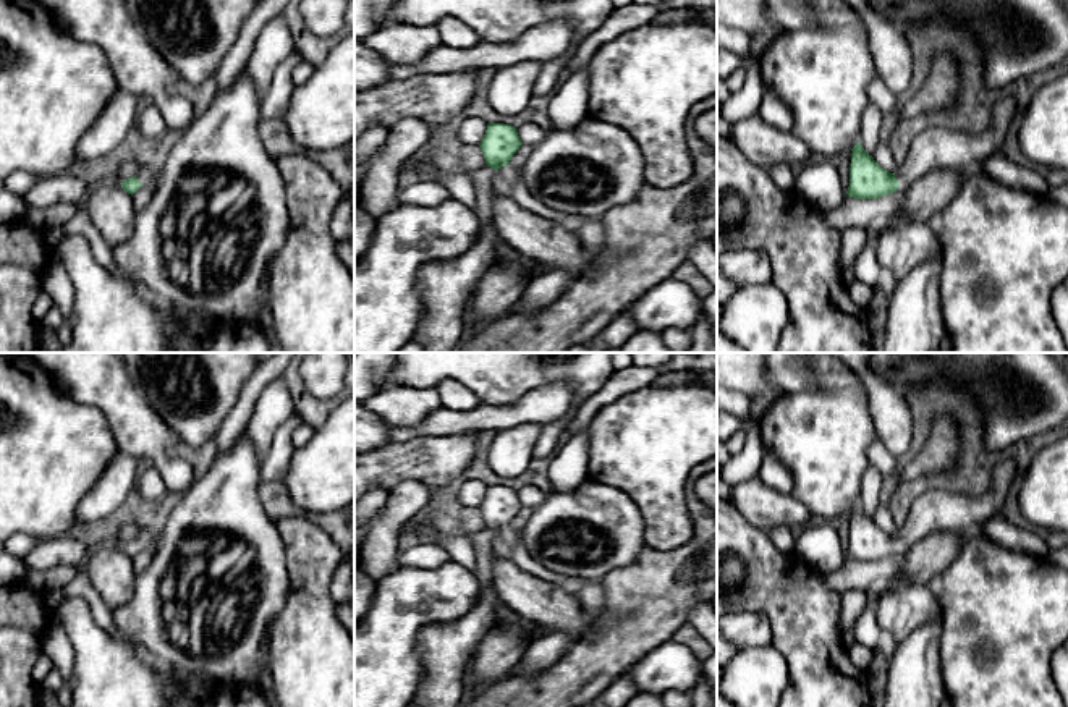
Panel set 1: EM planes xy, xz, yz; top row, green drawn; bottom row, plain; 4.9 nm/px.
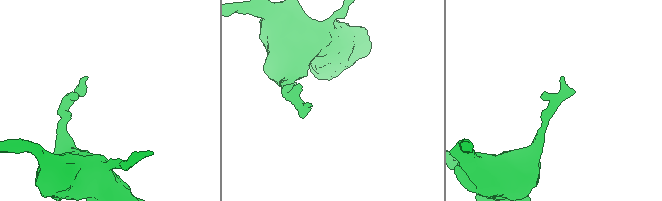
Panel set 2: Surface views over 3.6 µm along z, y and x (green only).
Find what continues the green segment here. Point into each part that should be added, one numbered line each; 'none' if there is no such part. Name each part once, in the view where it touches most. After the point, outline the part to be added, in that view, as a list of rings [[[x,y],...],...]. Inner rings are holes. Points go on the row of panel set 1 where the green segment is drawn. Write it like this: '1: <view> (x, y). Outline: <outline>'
1: xz (505, 177). Outline: [[[505,165],[495,171],[492,191],[497,196],[511,196],[515,181],[519,178],[519,171]]]

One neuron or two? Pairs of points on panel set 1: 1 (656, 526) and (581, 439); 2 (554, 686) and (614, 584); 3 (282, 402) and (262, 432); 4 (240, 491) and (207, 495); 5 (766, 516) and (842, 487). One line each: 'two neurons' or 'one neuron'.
1: two neurons
2: one neuron
3: one neuron
4: one neuron
5: two neurons

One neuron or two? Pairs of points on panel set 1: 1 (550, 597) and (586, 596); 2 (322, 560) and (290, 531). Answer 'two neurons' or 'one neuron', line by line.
1: two neurons
2: one neuron

